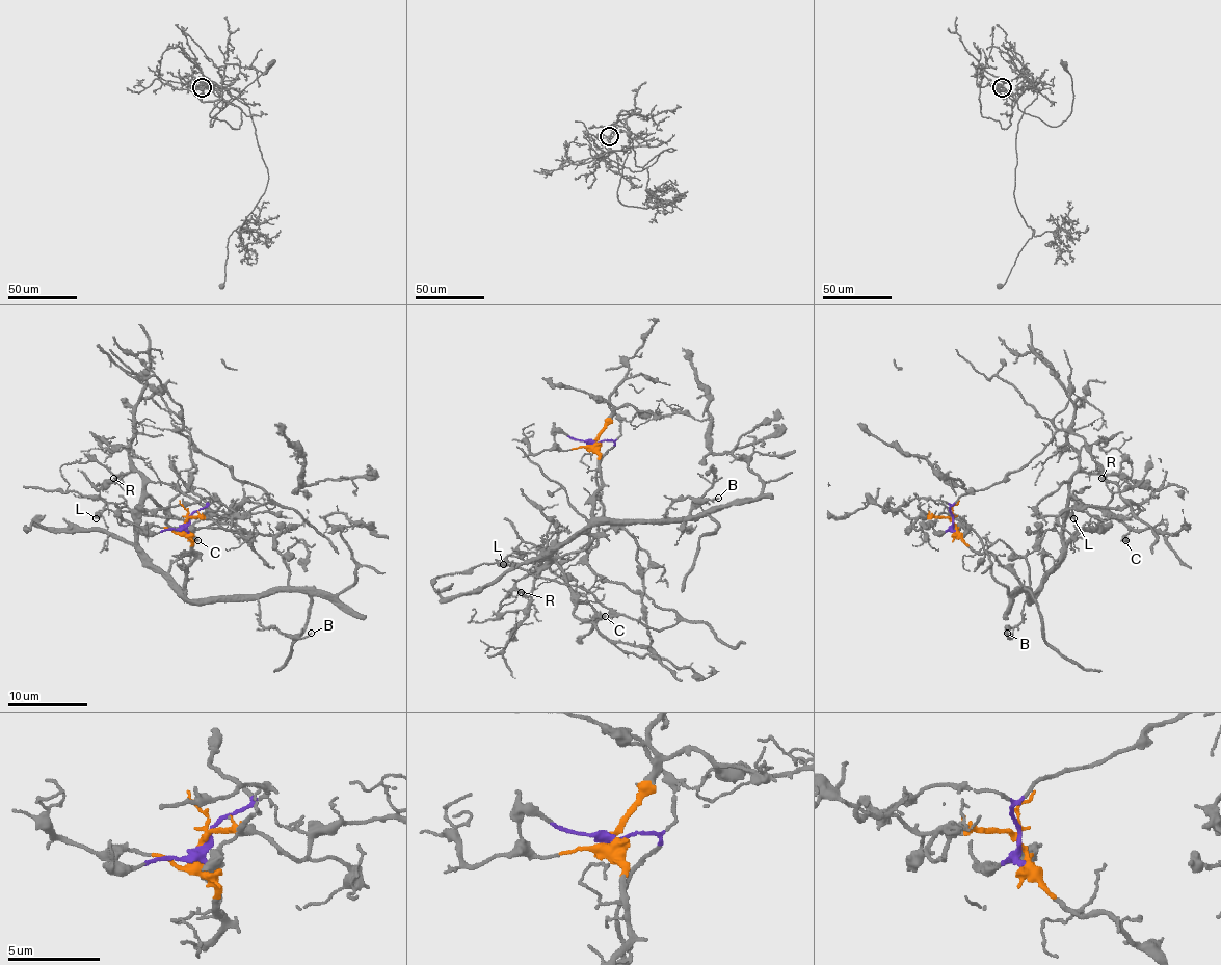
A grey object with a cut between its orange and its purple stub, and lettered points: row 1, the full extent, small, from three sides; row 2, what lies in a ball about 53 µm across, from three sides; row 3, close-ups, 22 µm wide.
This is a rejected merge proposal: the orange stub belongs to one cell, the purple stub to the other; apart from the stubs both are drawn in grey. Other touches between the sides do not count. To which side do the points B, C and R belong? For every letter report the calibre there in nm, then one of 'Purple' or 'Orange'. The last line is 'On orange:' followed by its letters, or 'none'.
B: Thickness 140 nm. Orange
C: Thickness 400 nm. Orange
R: Thickness 100 nm. Orange
On orange: B, C, R

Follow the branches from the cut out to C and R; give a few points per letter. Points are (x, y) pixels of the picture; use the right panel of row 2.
C: (952, 521), (976, 552), (991, 553), (1029, 593), (1057, 561), (1065, 504), (1072, 498), (1122, 521), (1124, 541)
R: (952, 521), (976, 552), (991, 553), (1031, 593), (1063, 545), (1070, 478), (1085, 472), (1107, 478), (1100, 478)

